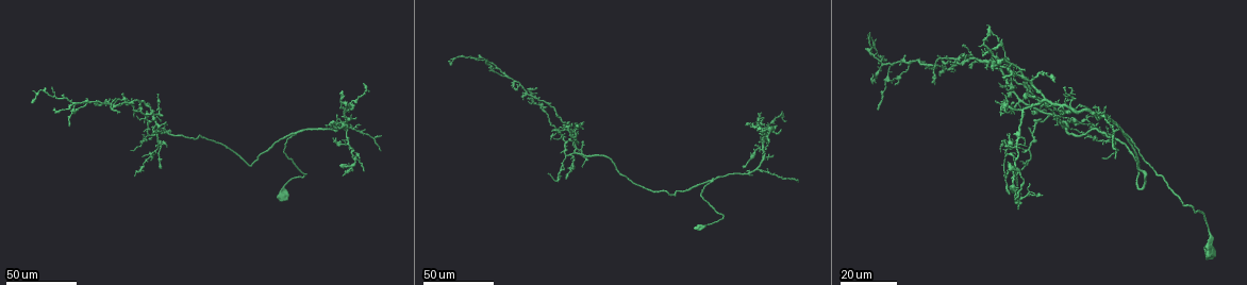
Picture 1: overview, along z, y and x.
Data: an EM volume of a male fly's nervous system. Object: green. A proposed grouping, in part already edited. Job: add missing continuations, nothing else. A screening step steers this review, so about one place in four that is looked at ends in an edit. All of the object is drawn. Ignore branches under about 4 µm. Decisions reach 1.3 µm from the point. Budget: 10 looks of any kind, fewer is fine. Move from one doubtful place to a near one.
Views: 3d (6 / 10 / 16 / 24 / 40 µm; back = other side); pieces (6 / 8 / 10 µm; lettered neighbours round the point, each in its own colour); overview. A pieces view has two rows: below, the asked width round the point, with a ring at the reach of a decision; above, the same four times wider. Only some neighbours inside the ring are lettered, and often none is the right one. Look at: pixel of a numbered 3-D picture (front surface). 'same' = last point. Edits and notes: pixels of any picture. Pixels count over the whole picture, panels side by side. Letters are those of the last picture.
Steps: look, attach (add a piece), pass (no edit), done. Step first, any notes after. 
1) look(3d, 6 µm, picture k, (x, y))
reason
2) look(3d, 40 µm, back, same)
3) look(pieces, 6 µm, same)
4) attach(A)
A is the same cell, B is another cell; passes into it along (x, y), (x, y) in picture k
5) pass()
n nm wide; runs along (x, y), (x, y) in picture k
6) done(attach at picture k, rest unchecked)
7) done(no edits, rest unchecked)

look(3d, 40 µm, picture 1, (877, 108))

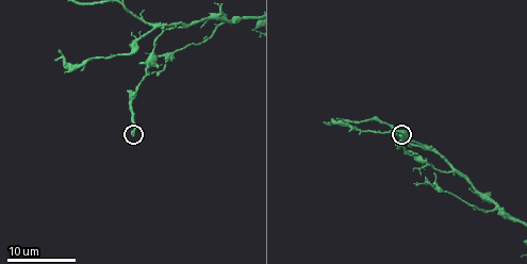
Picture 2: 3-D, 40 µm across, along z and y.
look(pieces, 6 µm, picture 2, (131, 133))

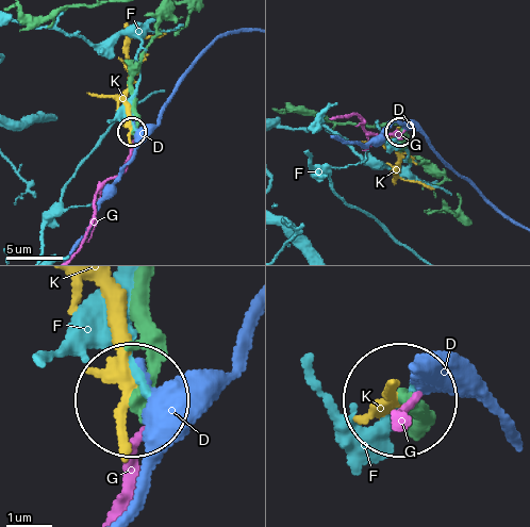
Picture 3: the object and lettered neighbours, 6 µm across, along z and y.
pass()
320 nm wide; D, F, G and K are other cells; no lettered piece goes on from it

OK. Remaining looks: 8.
look(3d, 24 µm, picture 1, (867, 50))
branch stops here

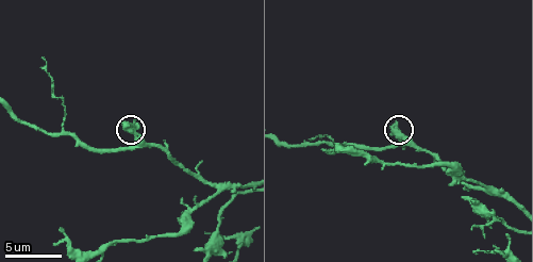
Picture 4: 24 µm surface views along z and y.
look(pieces, 6 µm, picture 4, (125, 125))

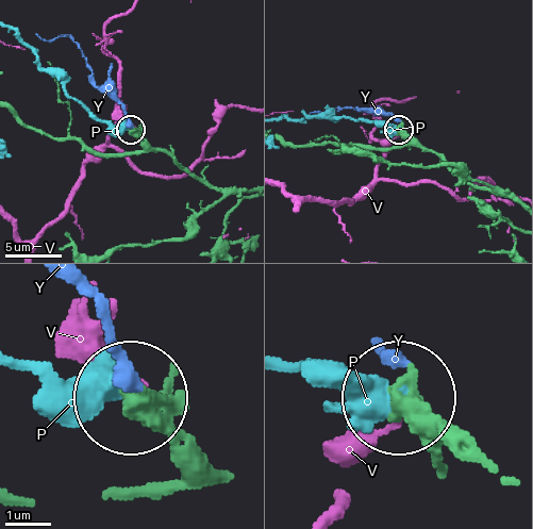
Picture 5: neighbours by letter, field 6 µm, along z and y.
attach(Y)
Y is the same cell, P and V are other cells; passes into it along (157, 150), (98, 87), (70, 38), (47, 42), (36, 33) in picture 5; the neuron continues

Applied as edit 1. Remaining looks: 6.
look(overview)
see it whole again

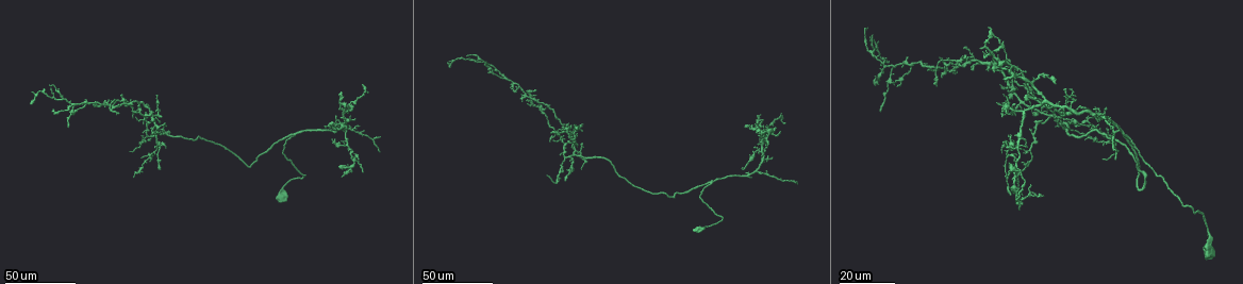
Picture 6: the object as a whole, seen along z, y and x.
look(3d, 40 µm, picture 6, (547, 174))
an open end

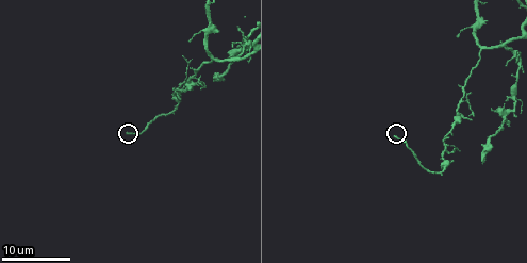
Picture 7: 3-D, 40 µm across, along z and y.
look(pieces, 8 µm, picture 7, (394, 138))

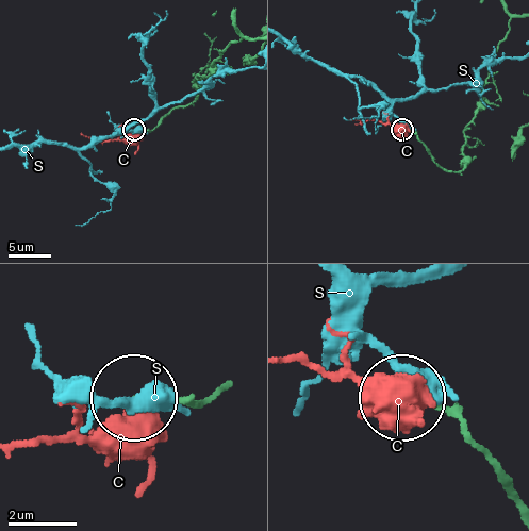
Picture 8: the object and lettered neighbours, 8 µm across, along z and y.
pass()
180 nm wide; C and S are other cells; none of them fits

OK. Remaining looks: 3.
look(3d, 24 µm, picture 6, (364, 173))
end of a long branch

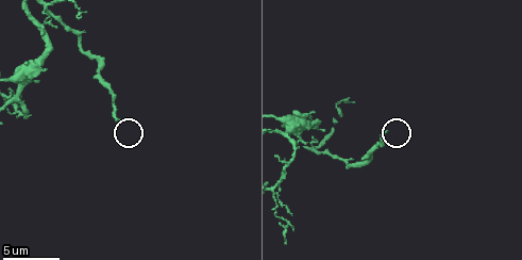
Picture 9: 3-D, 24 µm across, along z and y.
look(pieces, 6 µm, picture 9, (116, 119))

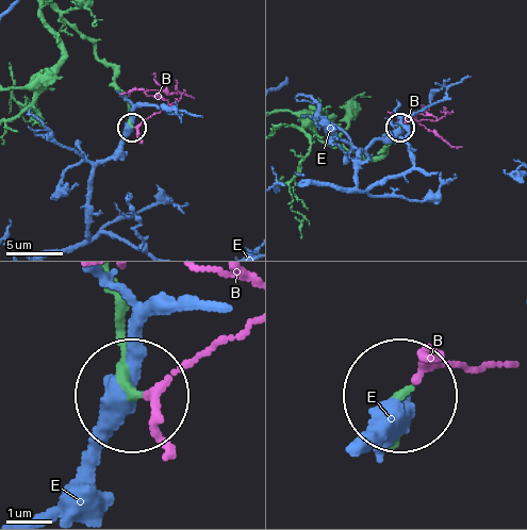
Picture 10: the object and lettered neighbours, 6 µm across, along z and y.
attach(B)
B is the same cell, E is another cell; it goes on there

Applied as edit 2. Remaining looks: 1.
done(attach at picture 5, attach at picture 10, rest unchecked)

